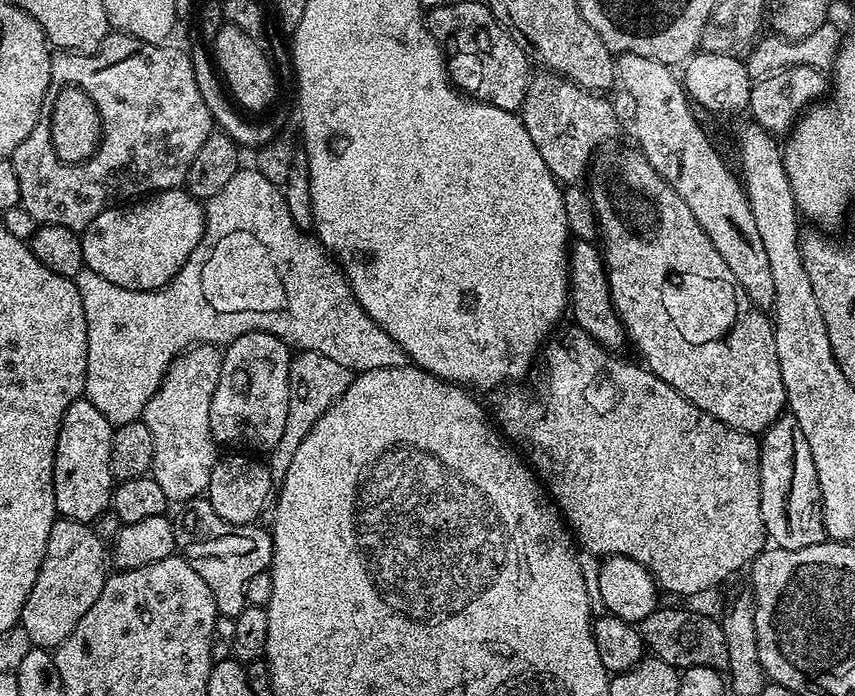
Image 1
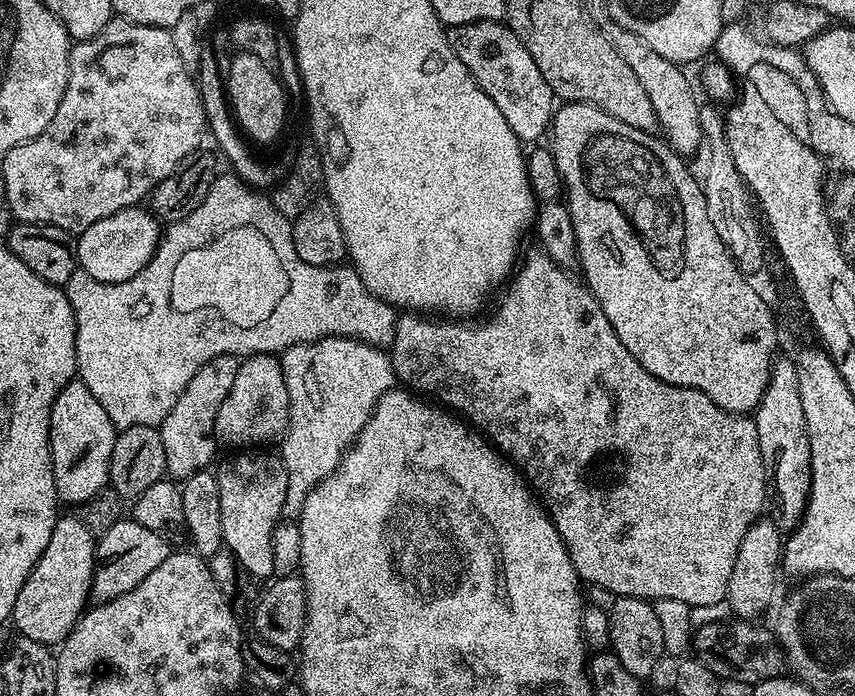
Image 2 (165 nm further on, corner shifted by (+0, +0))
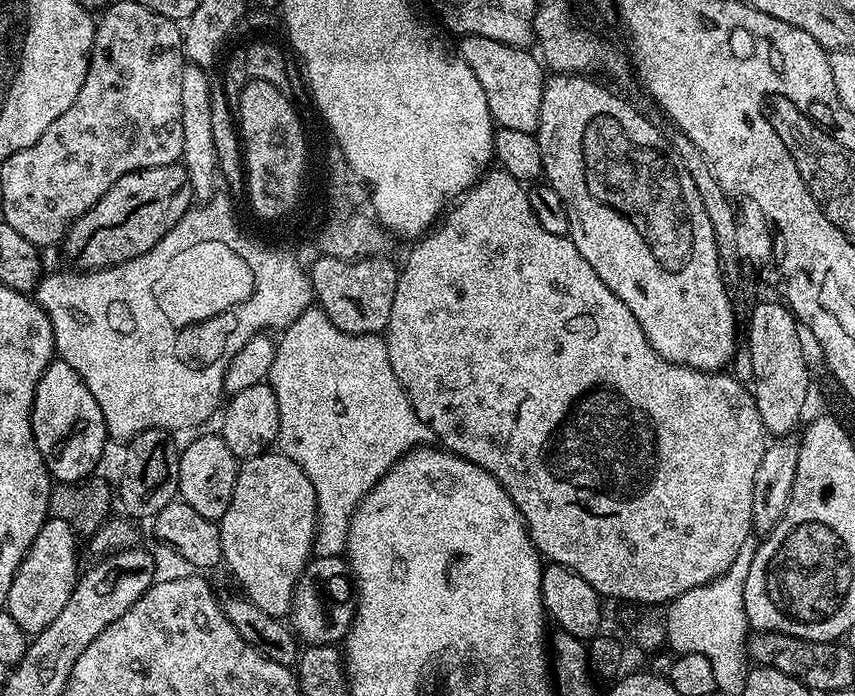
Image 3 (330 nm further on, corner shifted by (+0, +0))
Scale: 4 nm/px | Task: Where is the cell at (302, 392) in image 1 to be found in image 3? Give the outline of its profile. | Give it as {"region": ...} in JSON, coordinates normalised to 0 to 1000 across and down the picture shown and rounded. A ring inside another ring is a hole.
{"region":[[[366,440],[357,445],[338,471],[333,471],[326,478],[323,507],[320,509],[320,526],[316,526],[312,550],[318,553],[320,572],[325,572],[326,648],[344,664],[349,664],[349,670],[353,670],[358,687],[363,687],[363,698],[367,698],[371,766],[365,780],[366,795],[370,799],[399,797],[405,787],[412,740],[415,739],[416,728],[423,721],[423,716],[476,649],[482,648],[483,644],[499,639],[506,631],[505,619],[494,606],[494,601],[489,601],[489,595],[484,595],[484,583],[477,576],[473,557],[465,549],[465,537],[461,537],[461,526],[456,526],[453,493],[443,481],[411,483],[400,474],[395,474],[395,468],[391,468],[391,463],[386,463],[386,457],[373,440]]]}

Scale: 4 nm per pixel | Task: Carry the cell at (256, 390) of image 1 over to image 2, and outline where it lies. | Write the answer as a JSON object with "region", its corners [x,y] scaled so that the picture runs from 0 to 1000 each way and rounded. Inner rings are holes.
{"region":[[[301,509],[297,511],[292,511],[285,516],[282,516],[281,520],[281,530],[278,532],[278,539],[274,543],[274,555],[269,555],[269,566],[264,566],[264,578],[260,578],[260,589],[255,589],[255,601],[253,602],[253,631],[256,634],[258,639],[268,638],[271,642],[271,647],[295,647],[298,645],[301,641],[309,641],[304,638],[318,638],[322,635],[331,634],[332,622],[337,619],[337,568],[335,566],[335,543],[332,542],[332,533],[330,532],[330,526],[327,524],[326,516],[322,510],[318,509]]]}

